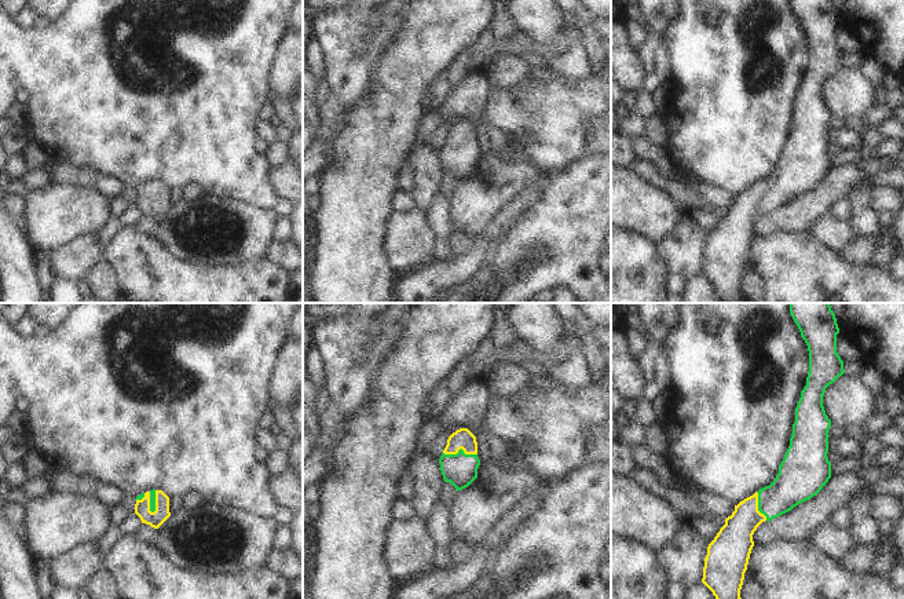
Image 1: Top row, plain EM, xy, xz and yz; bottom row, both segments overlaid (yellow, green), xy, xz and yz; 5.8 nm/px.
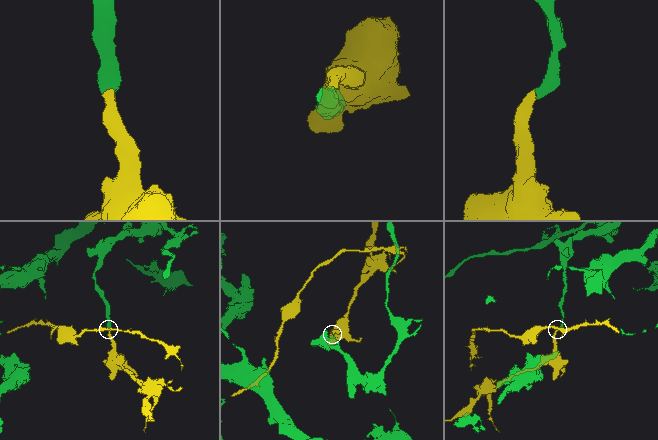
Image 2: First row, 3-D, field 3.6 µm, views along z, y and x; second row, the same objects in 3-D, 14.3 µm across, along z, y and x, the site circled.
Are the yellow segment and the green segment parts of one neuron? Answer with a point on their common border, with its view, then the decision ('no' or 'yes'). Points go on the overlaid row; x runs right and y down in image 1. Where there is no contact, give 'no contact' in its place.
meets yellow in xy at (156, 501); yes

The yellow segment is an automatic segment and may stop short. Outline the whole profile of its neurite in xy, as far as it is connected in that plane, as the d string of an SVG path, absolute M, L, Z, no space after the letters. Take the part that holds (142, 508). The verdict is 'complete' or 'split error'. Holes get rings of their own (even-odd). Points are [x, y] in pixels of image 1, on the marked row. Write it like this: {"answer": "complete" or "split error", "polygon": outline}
{"answer": "split error", "polygon": "M150 490L138 496L135 514L142 523L158 529L169 516L169 497L162 490Z"}

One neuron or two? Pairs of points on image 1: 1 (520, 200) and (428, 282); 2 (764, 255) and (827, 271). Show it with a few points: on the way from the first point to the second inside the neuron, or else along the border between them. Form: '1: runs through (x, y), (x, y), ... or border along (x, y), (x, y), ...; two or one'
1: runs through (498, 225), (480, 243), (479, 248), (453, 271); one
2: runs through (779, 267), (784, 271), (812, 271); one

